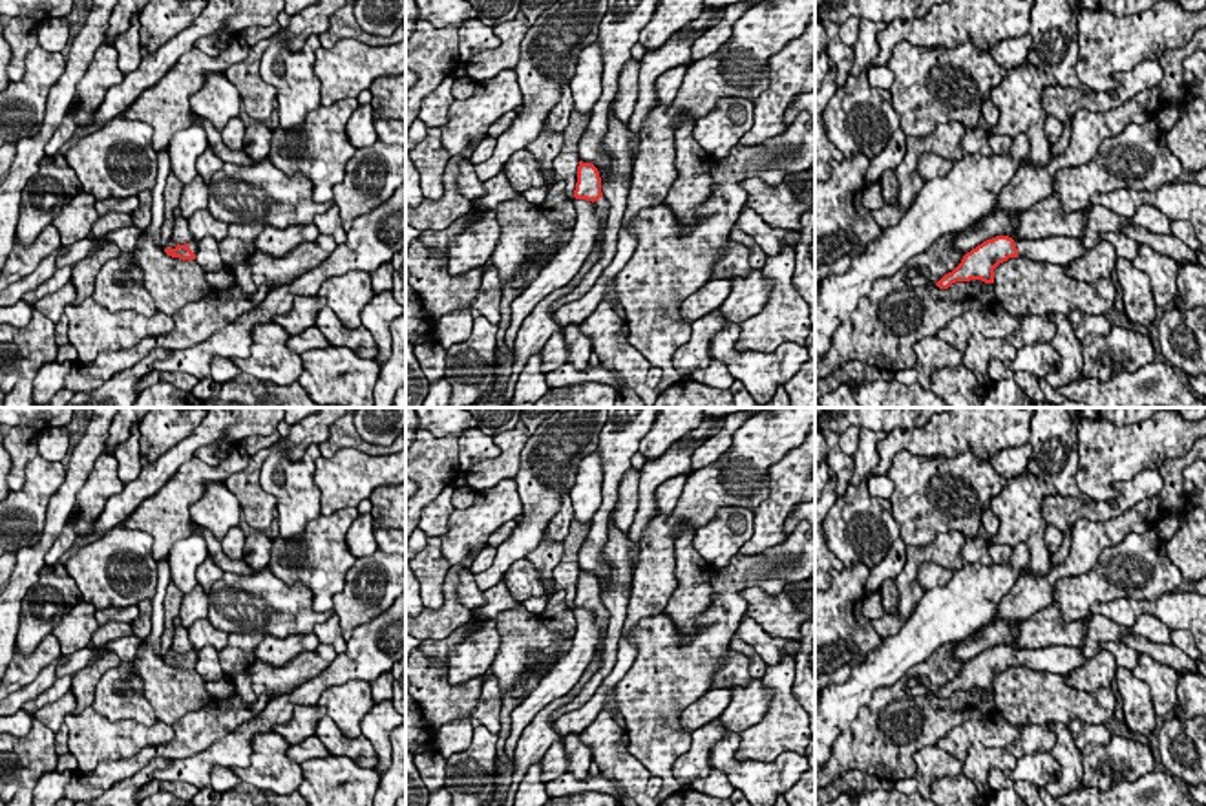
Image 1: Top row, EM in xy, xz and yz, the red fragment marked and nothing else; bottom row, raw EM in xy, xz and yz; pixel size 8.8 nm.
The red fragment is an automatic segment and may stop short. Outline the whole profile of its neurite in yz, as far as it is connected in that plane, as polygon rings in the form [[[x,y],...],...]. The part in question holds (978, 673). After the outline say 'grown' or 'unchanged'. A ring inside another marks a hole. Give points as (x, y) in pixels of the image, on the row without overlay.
[[[996,645],[983,651],[967,662],[961,673],[945,684],[936,695],[948,698],[956,691],[981,689],[994,693],[994,678],[1009,667],[1025,665],[1034,671],[1045,671],[1065,676],[1087,662],[1080,647],[1043,647],[1043,649],[1018,649],[1009,645]]]; grown

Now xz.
[[[579,570],[574,599],[576,634],[568,652],[543,676],[537,687],[512,711],[512,729],[504,742],[506,757],[513,757],[524,727],[550,702],[565,696],[585,674],[596,647],[608,625],[608,610],[601,603],[601,587],[594,574]]]; grown

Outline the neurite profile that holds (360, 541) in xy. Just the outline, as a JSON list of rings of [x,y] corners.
[[[362,514],[353,521],[345,536],[345,545],[354,557],[371,556],[378,550],[371,514]]]

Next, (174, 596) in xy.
[[[170,581],[163,601],[163,609],[164,609],[164,632],[161,638],[163,656],[172,649],[174,620],[179,616],[181,601],[183,601],[183,592]]]

